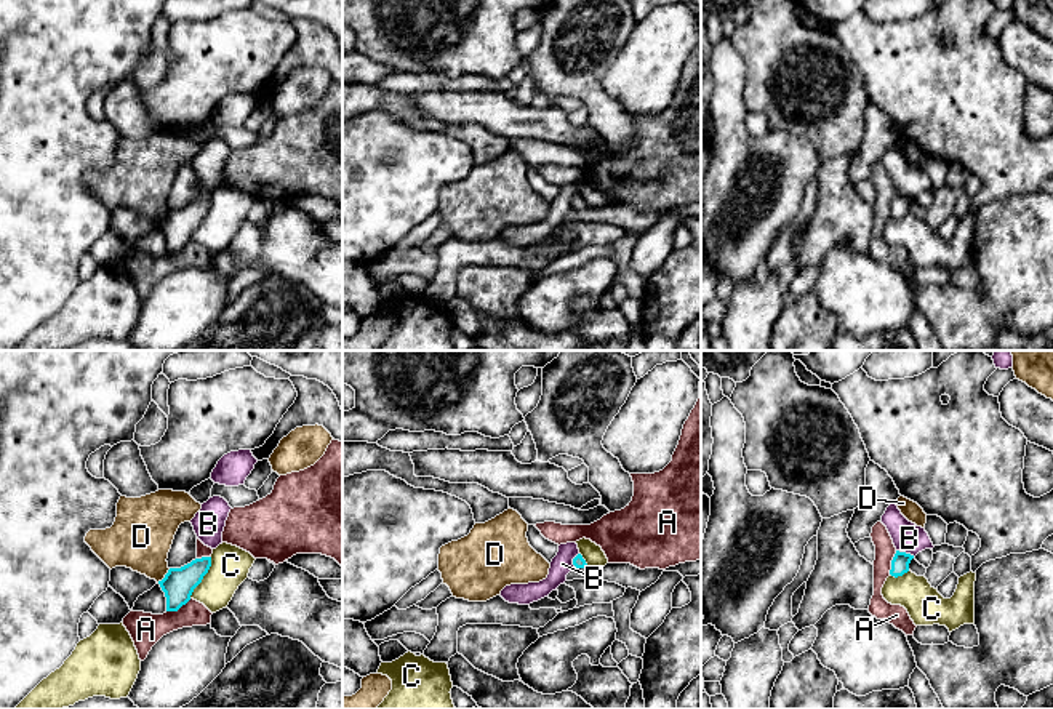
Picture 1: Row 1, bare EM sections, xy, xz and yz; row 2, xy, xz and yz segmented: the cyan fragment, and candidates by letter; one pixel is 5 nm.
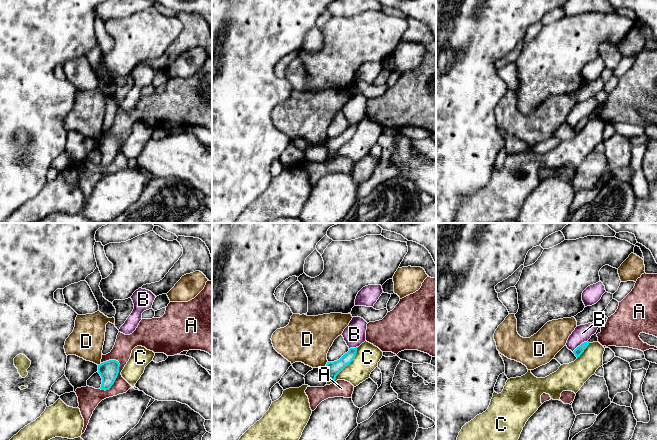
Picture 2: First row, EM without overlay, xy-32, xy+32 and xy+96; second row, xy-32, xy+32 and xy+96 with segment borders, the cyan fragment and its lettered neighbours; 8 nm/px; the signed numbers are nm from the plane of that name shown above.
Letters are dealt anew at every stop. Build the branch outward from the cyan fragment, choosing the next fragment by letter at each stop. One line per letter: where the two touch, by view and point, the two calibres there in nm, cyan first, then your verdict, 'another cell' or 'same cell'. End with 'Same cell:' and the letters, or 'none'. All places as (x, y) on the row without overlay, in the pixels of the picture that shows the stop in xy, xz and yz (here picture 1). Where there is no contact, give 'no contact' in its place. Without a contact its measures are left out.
A: meets cyan in xy at (178, 250); 160 nm thick on the cyan side, 170 nm on the other; another cell
B: meets cyan in yz at (906, 196); 90 nm thick on the cyan side, 150 nm on the other; another cell
C: meets cyan in xy at (202, 220); 160 nm thick on the cyan side, 190 nm on the other; another cell
D: meets cyan in xy at (165, 218); 160 nm thick on the cyan side, 320 nm on the other; another cell
Same cell: none

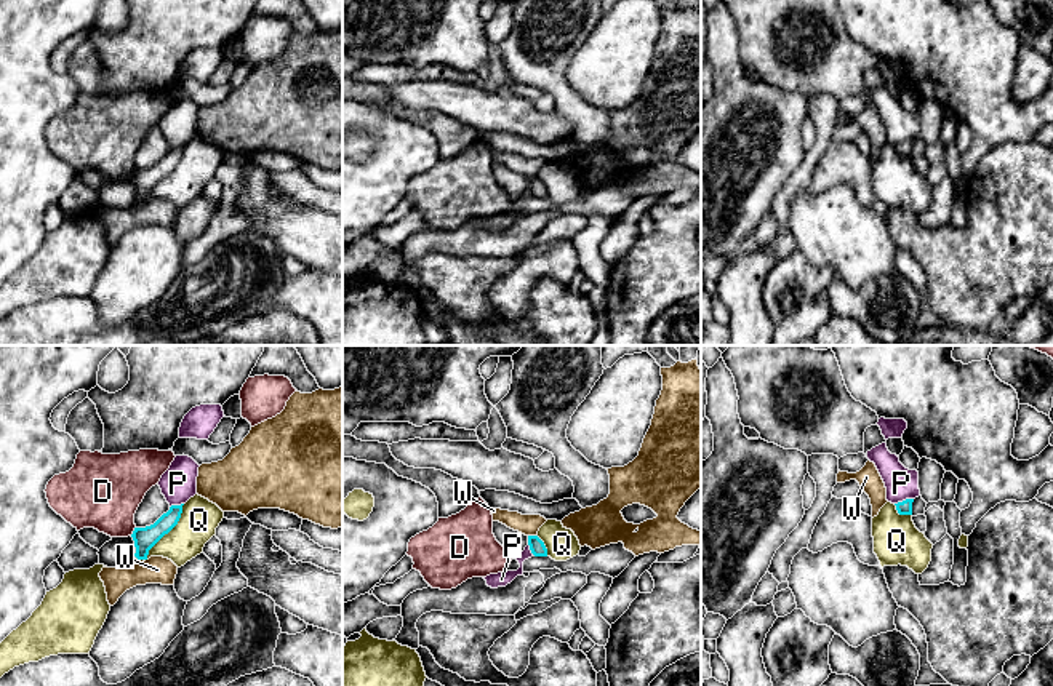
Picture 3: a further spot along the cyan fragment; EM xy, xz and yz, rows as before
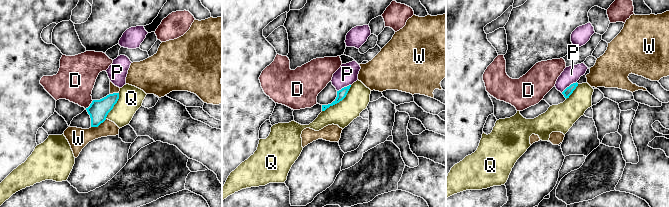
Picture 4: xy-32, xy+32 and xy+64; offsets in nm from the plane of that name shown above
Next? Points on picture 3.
D: meets cyan in xy at (133, 173); 110 nm thick on the cyan side, 380 nm on the other; another cell
P: meets cyan in yz at (903, 143); 70 nm thick on the cyan side, 160 nm on the other; another cell
Q: meets cyan in xy at (165, 175); 110 nm thick on the cyan side, 190 nm on the other; another cell
W: meets cyan in xz at (532, 178); 80 nm thick on the cyan side, 110 nm on the other; another cell
Same cell: none

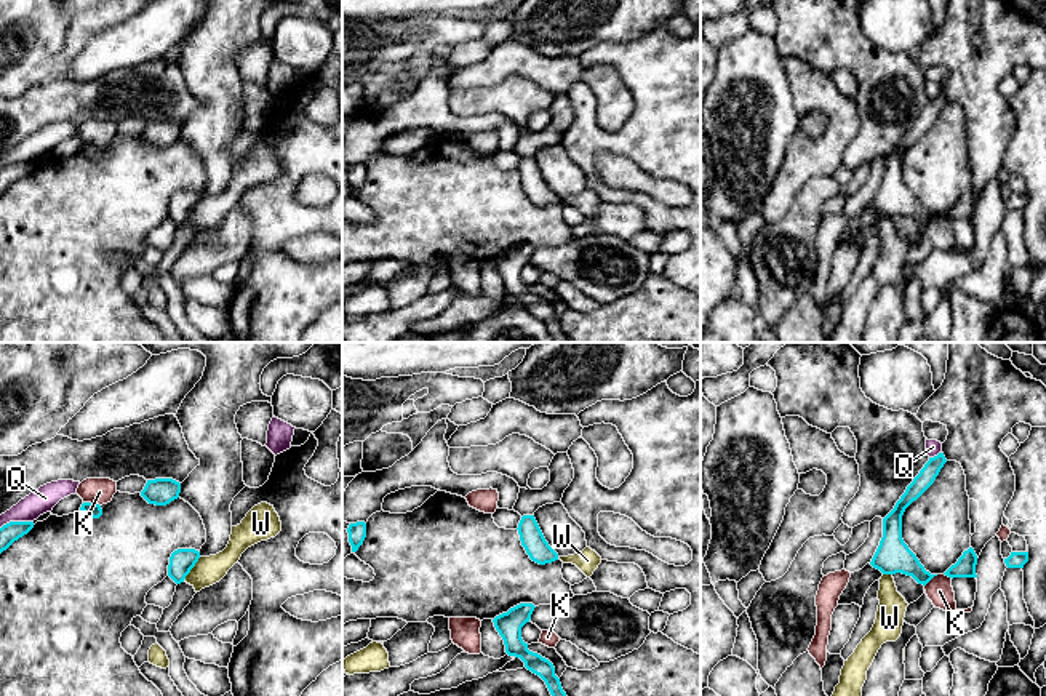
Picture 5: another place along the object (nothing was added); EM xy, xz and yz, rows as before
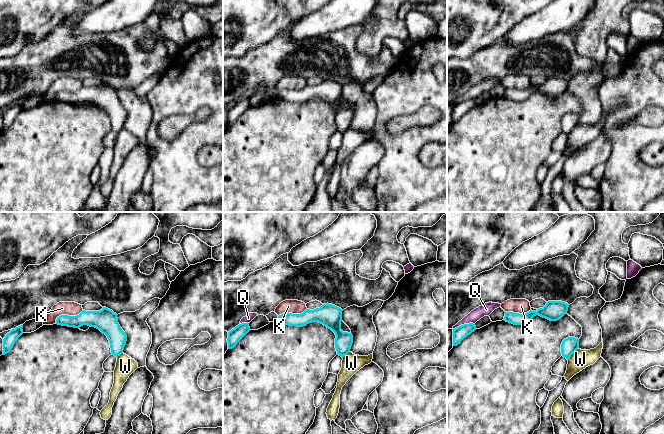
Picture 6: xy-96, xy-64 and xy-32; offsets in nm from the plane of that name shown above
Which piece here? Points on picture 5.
K: meets cyan in xy at (90, 144); 70 nm thick on the cyan side, 130 nm on the other; another cell
Q: meets cyan in xy at (16, 164); 100 nm thick on the cyan side, 120 nm on the other; another cell
W: meets cyan in xy at (192, 208); 120 nm thick on the cyan side, 140 nm on the other; another cell
Same cell: none

